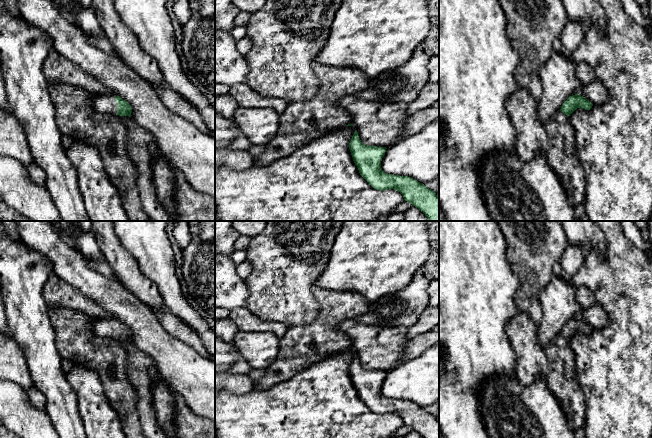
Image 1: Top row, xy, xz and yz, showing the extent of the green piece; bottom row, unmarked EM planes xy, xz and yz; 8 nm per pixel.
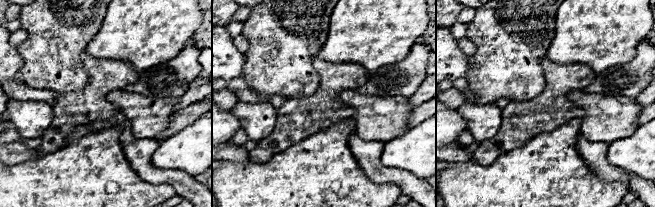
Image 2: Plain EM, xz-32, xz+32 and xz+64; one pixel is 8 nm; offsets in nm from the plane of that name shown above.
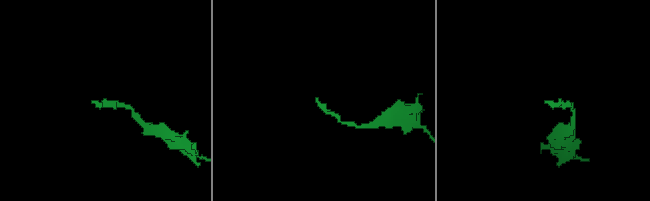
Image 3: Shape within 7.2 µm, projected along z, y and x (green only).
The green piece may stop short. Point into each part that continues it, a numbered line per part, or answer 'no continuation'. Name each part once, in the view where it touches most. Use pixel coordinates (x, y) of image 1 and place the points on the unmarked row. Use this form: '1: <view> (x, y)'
1: xy (104, 327)

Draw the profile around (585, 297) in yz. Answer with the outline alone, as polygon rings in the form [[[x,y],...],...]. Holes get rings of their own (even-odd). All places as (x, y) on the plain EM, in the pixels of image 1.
[[[577,286],[575,296],[581,309],[590,308],[596,303],[593,292],[585,286]]]

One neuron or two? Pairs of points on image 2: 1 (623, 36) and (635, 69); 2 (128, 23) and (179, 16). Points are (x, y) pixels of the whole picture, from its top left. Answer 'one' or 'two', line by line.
1: two
2: one

